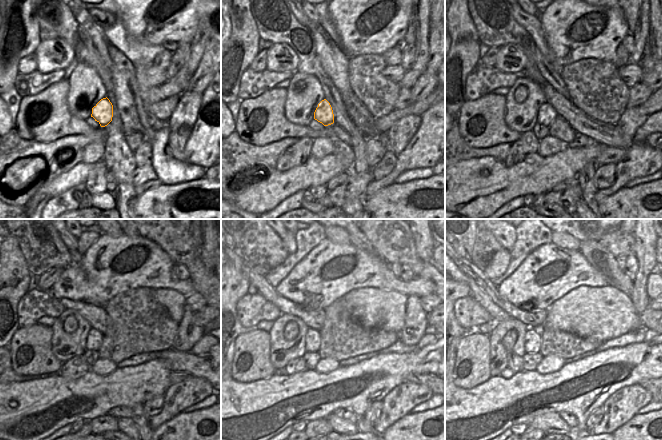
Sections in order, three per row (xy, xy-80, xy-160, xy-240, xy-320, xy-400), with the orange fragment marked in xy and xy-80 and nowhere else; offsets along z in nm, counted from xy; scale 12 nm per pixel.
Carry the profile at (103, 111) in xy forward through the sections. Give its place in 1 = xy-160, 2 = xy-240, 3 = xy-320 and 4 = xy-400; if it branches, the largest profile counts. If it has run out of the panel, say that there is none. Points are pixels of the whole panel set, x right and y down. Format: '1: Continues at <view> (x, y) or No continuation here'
1: Continues at xy-160 (546, 113)
2: Continues at xy-240 (94, 340)
3: Continues at xy-320 (313, 338)
4: Continues at xy-400 (533, 340)

